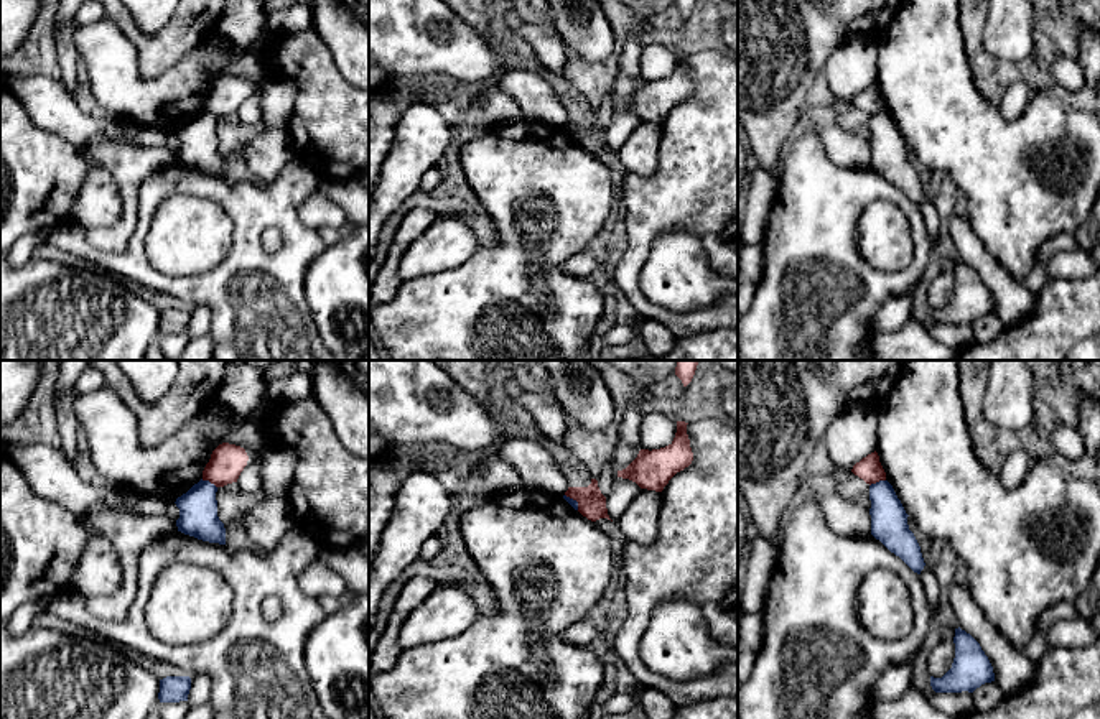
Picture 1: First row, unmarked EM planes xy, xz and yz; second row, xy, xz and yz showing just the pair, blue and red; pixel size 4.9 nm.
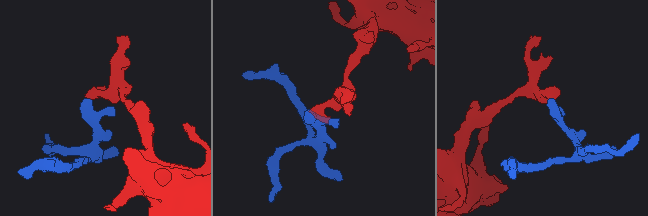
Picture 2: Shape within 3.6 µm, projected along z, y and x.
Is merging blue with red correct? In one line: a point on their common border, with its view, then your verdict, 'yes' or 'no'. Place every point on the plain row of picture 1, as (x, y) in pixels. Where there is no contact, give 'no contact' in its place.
contact yz (876, 114); no

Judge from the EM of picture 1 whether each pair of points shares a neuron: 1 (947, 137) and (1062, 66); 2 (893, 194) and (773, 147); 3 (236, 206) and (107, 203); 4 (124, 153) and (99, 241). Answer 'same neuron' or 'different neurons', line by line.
1: different neurons
2: different neurons
3: different neurons
4: same neuron

